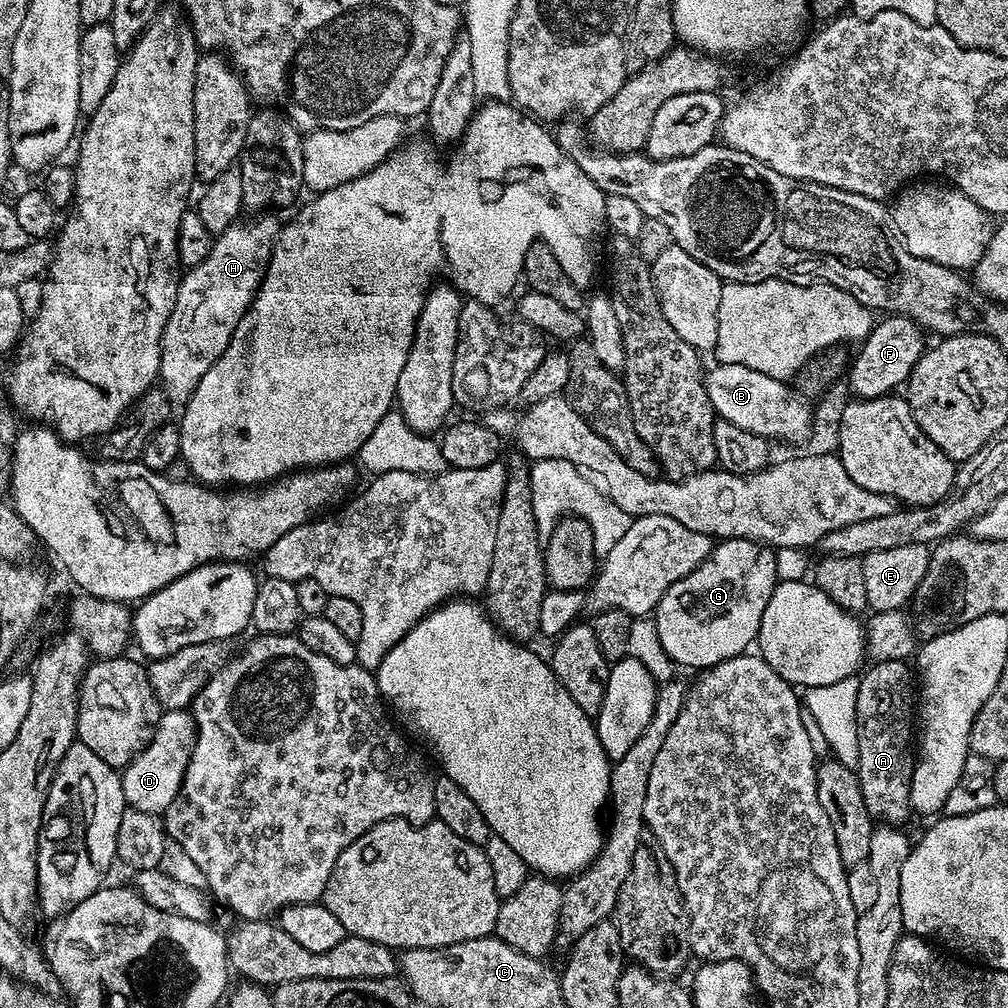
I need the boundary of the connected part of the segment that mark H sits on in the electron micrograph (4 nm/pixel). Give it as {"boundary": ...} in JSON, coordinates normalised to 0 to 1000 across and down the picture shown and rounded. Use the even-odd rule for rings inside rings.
{"boundary":[[[262,212],[257,216],[246,216],[241,220],[235,220],[223,230],[217,231],[210,239],[208,252],[196,264],[186,267],[182,271],[179,287],[173,300],[173,308],[169,308],[169,315],[163,324],[163,330],[159,336],[159,372],[158,384],[162,385],[165,395],[172,403],[182,403],[188,395],[196,387],[196,379],[200,379],[204,367],[220,355],[224,343],[228,343],[228,335],[240,315],[240,312],[246,309],[250,297],[258,286],[258,275],[266,267],[266,261],[270,255],[270,245],[274,242],[274,236],[278,233],[279,219]]]}

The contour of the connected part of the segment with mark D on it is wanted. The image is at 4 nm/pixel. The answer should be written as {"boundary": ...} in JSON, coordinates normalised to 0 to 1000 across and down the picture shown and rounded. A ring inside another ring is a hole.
{"boundary":[[[177,703],[160,705],[158,714],[154,715],[150,723],[149,733],[121,764],[119,775],[124,799],[142,806],[161,808],[165,805],[169,796],[173,796],[173,792],[179,786],[193,735],[194,718],[190,714],[189,705]]]}

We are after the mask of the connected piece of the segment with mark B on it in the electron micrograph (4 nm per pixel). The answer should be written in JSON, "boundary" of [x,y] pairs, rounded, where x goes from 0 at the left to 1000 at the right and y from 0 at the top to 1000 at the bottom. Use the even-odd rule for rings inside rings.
{"boundary":[[[711,360],[698,373],[700,389],[704,392],[707,409],[733,426],[752,431],[758,436],[798,438],[806,427],[803,401],[793,390],[782,385],[779,378],[764,375],[752,367],[731,360]]]}

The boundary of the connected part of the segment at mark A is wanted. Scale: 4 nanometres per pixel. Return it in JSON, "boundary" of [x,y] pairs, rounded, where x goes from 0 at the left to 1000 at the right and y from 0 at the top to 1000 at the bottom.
{"boundary":[[[875,655],[864,660],[858,671],[852,672],[851,692],[849,693],[849,727],[851,728],[851,756],[848,760],[849,771],[855,780],[855,792],[859,796],[859,804],[865,810],[866,814],[884,817],[886,819],[896,818],[896,813],[903,810],[905,797],[903,796],[903,776],[905,775],[905,759],[907,757],[907,667],[904,662],[895,655]]]}

